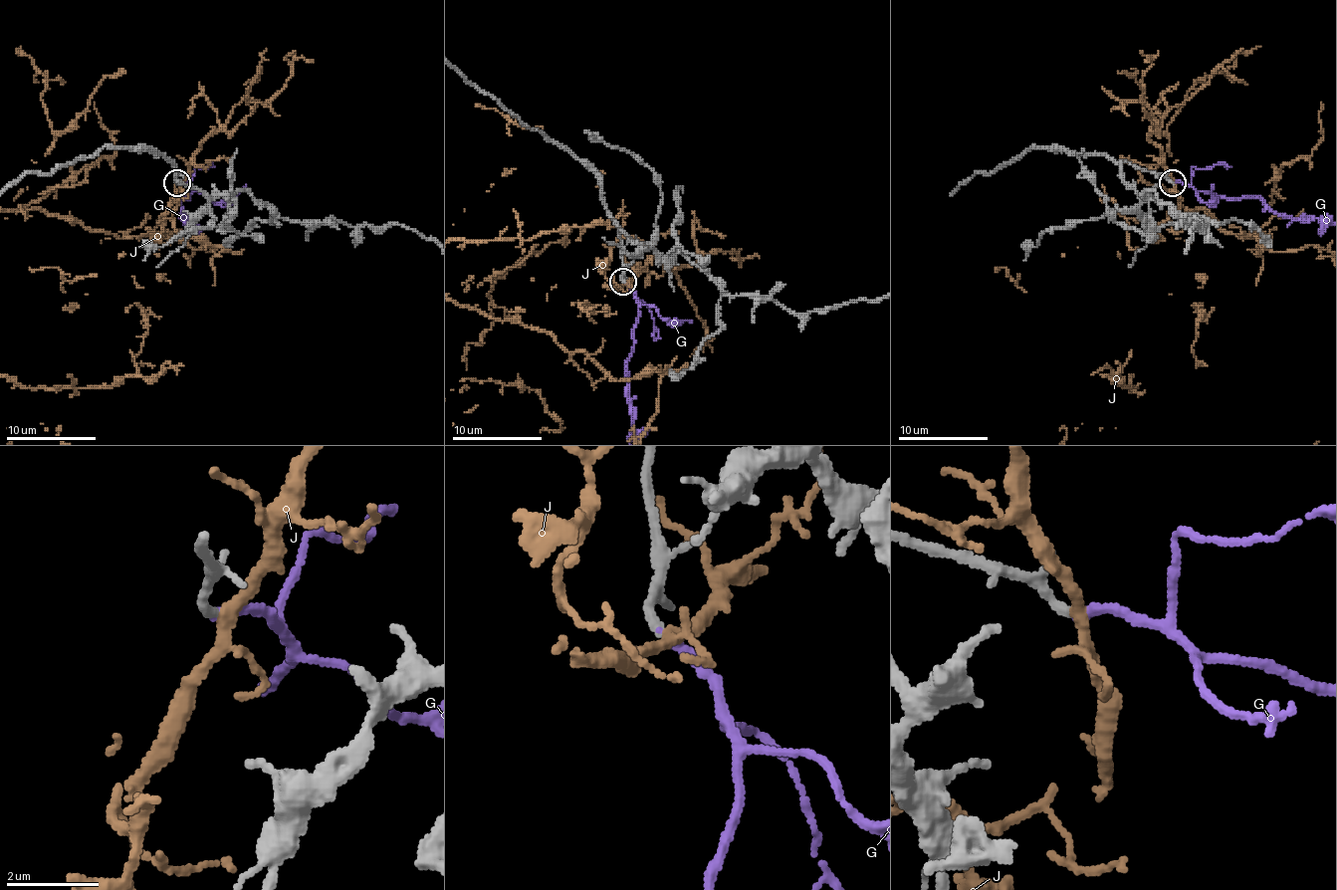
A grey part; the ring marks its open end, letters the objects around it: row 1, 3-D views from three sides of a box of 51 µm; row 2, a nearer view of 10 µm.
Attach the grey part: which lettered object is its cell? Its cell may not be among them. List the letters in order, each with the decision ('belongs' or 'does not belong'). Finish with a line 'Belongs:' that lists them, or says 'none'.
G: belongs
J: does not belong
Belongs: G

